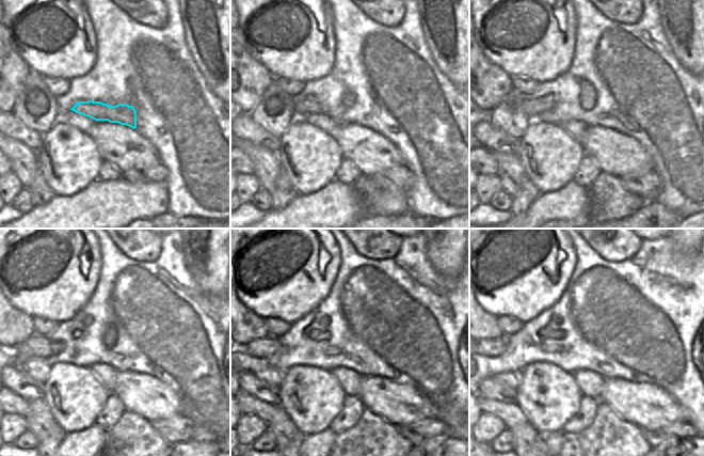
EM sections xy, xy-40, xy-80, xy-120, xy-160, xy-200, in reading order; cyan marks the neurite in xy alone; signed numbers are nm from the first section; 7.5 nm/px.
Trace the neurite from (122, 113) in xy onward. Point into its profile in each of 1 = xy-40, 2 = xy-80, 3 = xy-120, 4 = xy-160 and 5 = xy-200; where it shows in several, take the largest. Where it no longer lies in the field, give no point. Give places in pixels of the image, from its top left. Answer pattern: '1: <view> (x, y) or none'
1: xy-40 (308, 106)
2: xy-80 (531, 107)
3: xy-120 (40, 345)
4: xy-160 (261, 347)
5: xy-200 (492, 347)

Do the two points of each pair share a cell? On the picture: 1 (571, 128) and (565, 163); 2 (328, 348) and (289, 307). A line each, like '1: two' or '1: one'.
1: two
2: two

